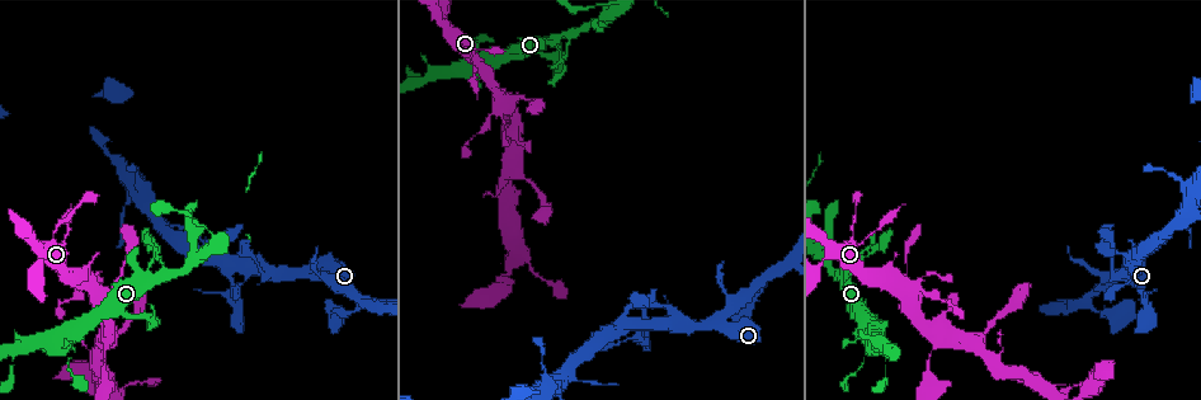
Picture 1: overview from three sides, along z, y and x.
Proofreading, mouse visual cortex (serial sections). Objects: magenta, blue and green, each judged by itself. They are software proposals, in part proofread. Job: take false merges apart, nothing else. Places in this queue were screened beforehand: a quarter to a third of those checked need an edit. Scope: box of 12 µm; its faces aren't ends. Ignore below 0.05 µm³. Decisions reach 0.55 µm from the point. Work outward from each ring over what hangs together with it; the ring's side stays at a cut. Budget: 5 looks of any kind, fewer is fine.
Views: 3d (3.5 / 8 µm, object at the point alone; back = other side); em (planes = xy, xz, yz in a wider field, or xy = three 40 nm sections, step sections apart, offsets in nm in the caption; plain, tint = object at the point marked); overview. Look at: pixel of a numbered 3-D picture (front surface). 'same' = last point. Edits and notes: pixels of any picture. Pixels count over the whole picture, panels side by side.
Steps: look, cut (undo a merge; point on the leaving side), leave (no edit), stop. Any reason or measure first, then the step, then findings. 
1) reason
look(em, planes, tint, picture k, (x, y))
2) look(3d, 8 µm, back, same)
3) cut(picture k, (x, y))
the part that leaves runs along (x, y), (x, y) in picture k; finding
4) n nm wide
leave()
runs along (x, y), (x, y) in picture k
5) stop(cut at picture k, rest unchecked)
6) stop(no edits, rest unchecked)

abrupt turn
look(3d, 3.5 µm, picture 1, (553, 61))

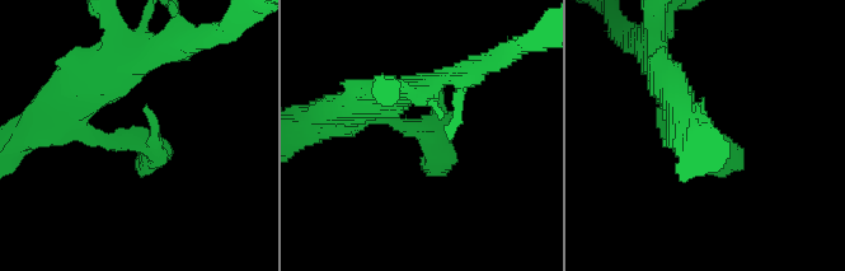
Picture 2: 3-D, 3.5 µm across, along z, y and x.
need the tissue
look(em, xy, step 3, plain, picture 2, (144, 141))

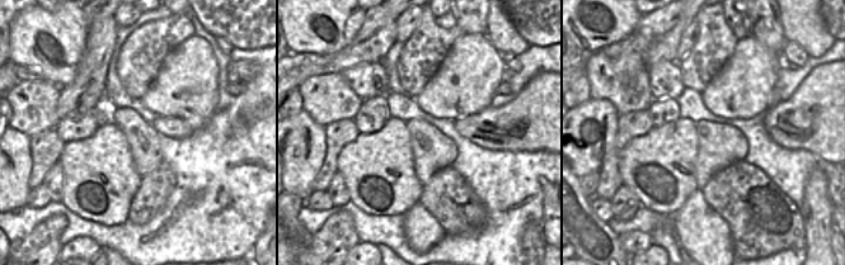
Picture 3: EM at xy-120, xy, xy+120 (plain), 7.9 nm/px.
look(em, xy, step 3, tint, same)

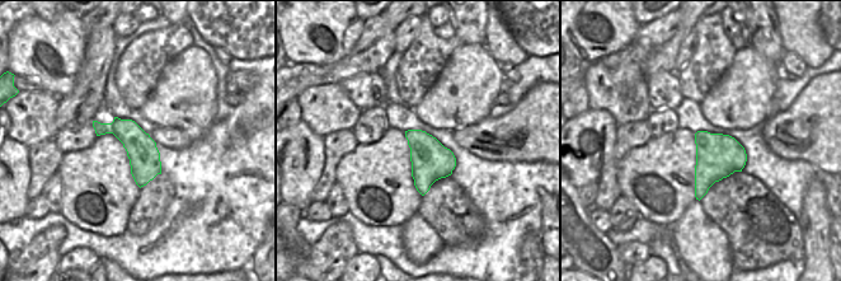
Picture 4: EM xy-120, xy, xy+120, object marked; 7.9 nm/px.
leave()
runs along (361, 112), (419, 129), (427, 174) in picture 2; continuous, no second cell

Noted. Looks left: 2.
look(3d, 3.5 µm, picture 1, (489, 123))

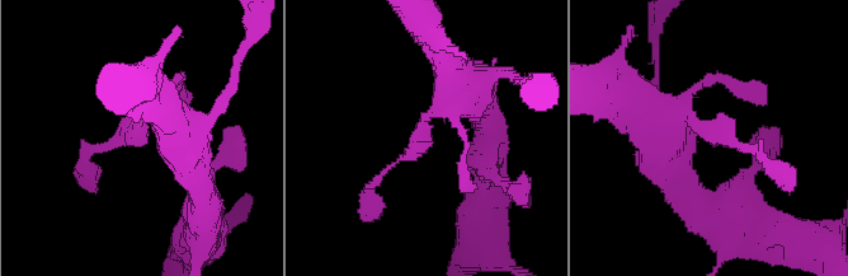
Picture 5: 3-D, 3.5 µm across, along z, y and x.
now the EM
look(em, xy, step 1, tint, picture 5, (422, 135))

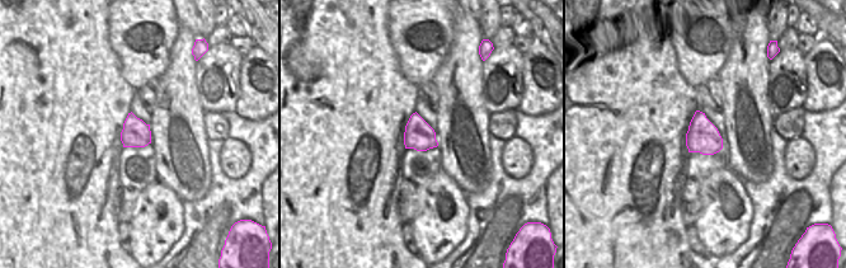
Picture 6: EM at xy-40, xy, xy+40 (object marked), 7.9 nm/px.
leave()
runs along (456, 74), (452, 97), (370, 191) in picture 5; one cell here

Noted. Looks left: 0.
stop(no edits, rest unchecked)

